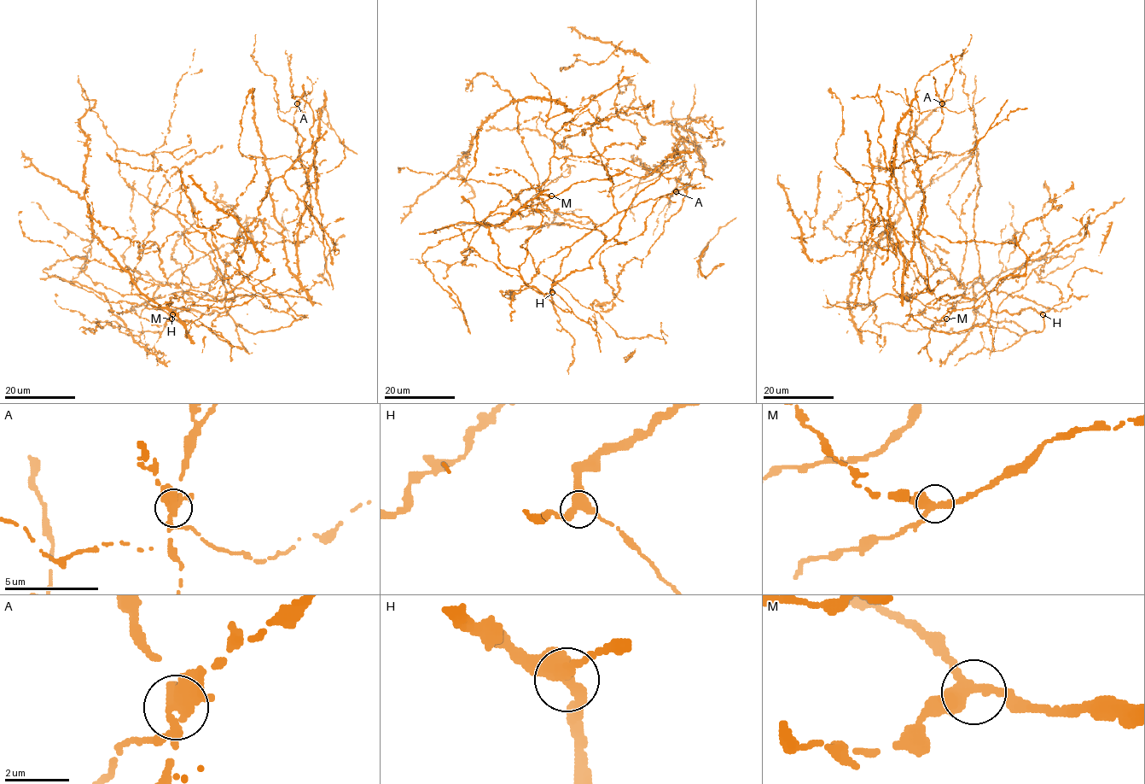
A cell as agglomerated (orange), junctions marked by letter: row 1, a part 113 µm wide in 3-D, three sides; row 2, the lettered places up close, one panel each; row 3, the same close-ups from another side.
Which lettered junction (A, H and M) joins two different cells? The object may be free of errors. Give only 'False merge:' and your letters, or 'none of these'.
False merge: A

